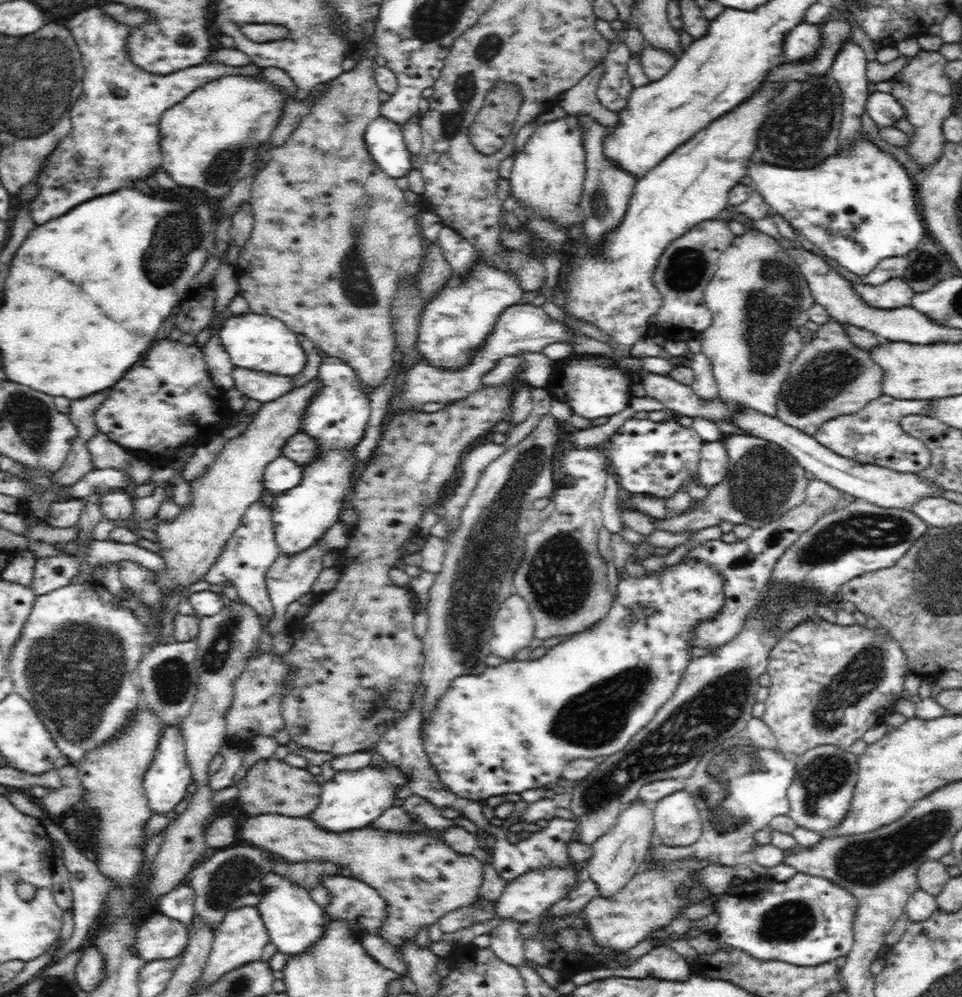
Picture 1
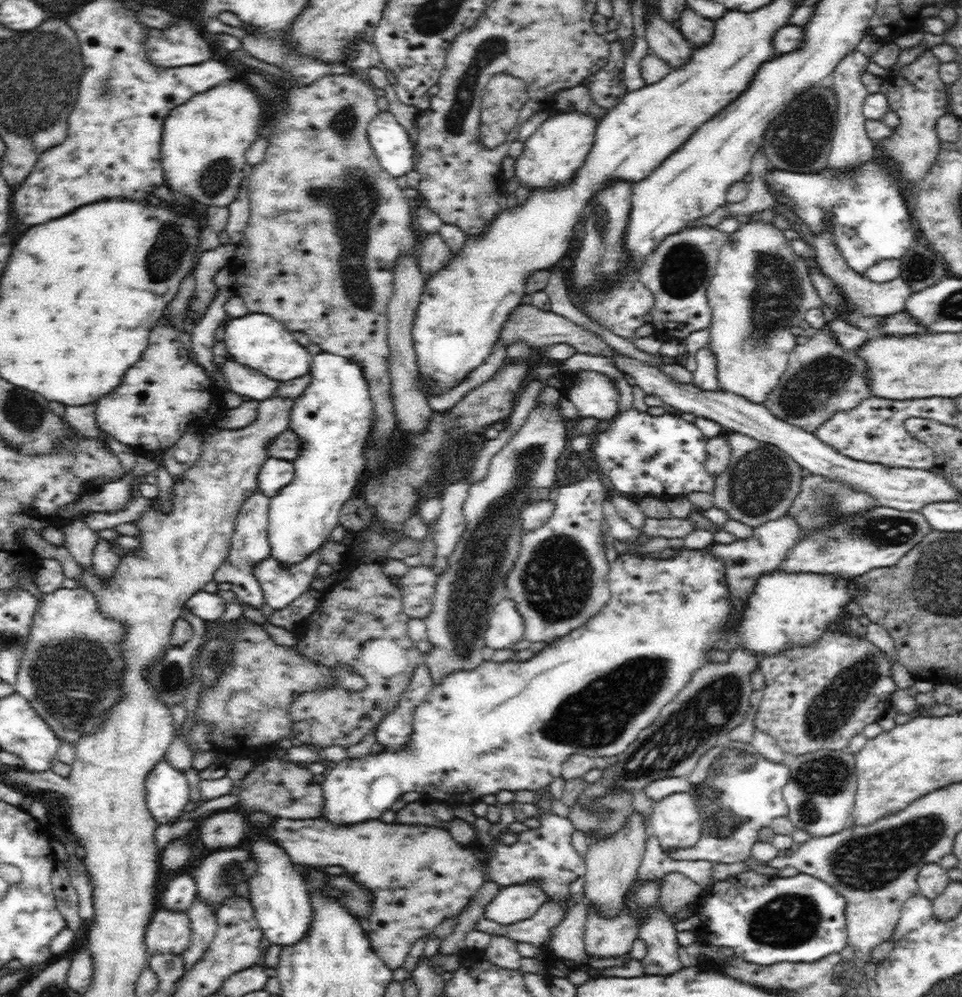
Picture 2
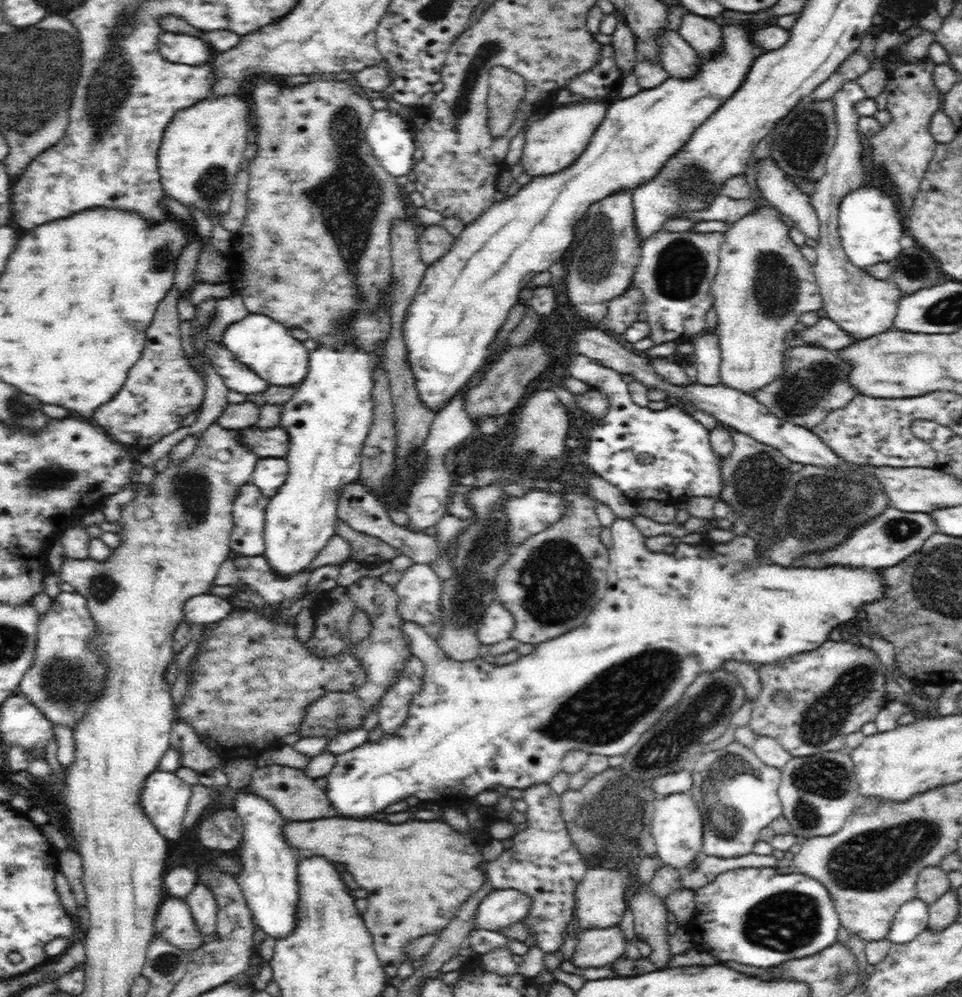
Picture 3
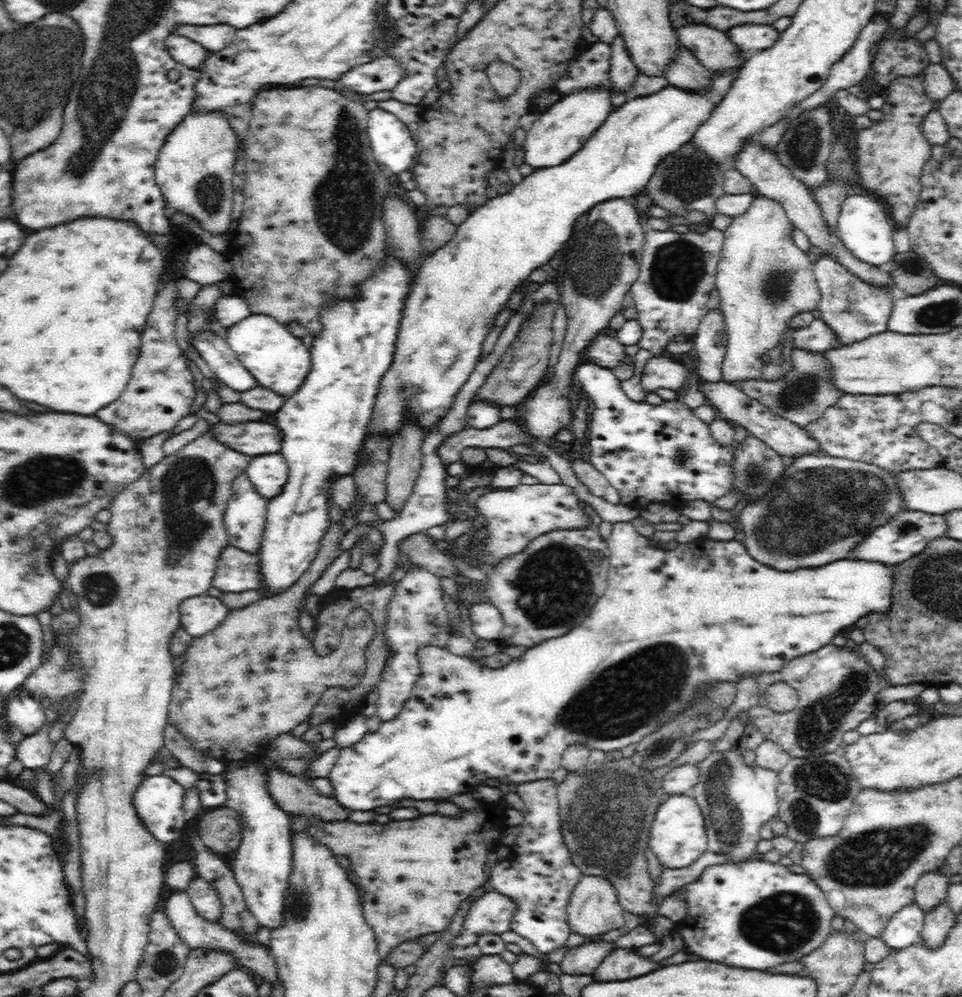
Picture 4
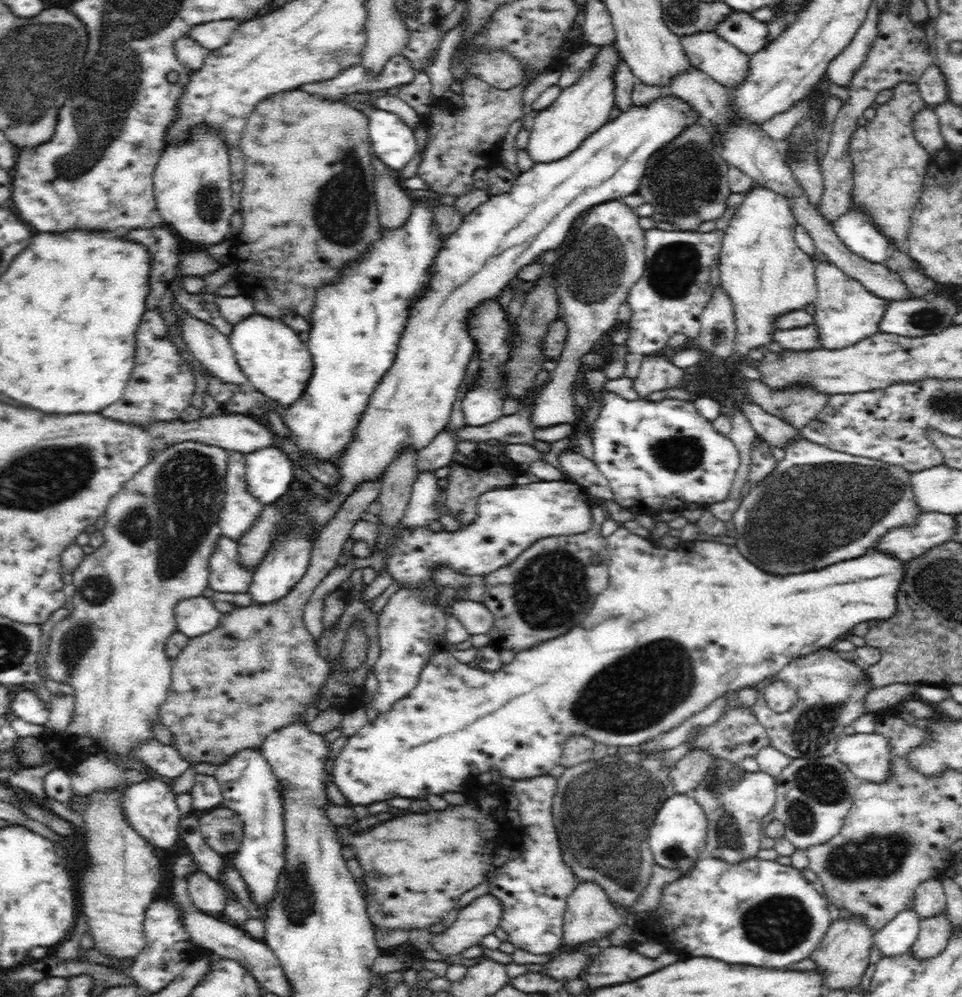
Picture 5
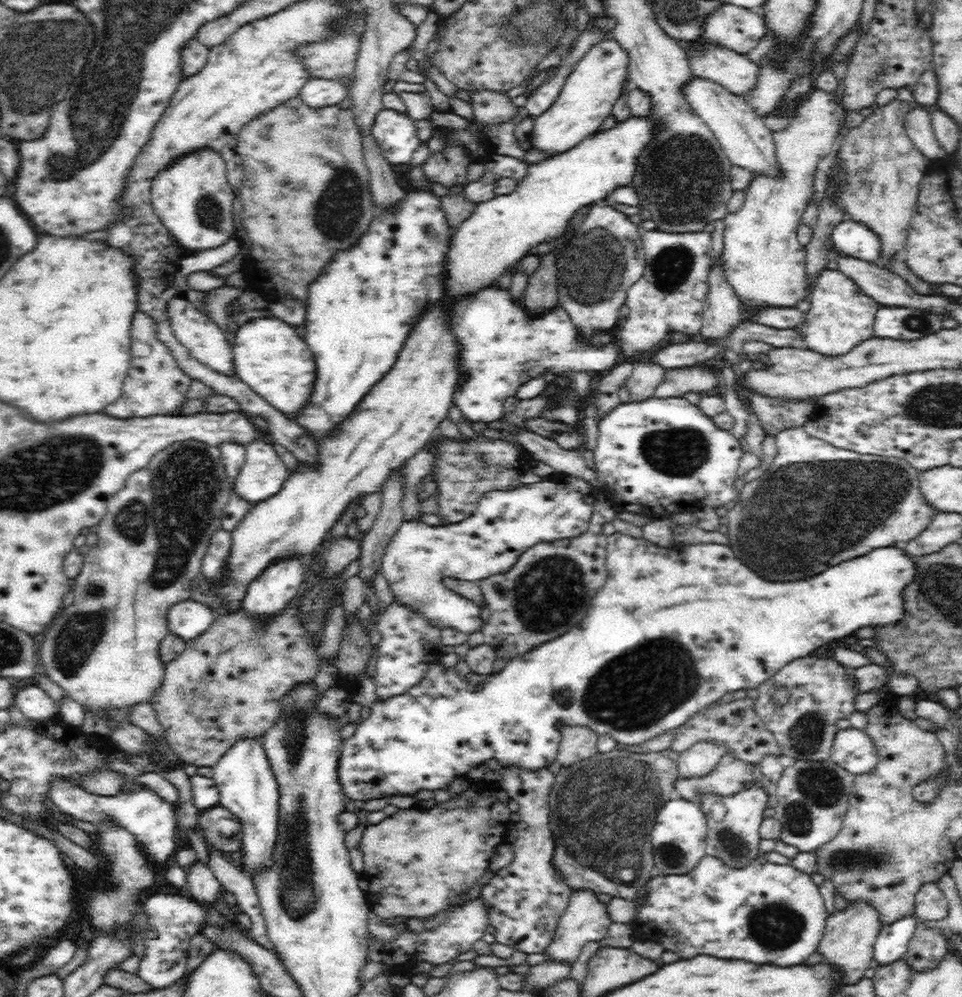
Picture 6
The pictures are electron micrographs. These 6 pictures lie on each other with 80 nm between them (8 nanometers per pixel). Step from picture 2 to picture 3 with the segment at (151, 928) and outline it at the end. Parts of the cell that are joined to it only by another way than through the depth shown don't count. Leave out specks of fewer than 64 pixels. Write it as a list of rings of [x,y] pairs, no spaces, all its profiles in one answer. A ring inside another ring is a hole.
[[[170,897],[157,909],[154,918],[154,933],[164,937],[170,945],[187,952],[212,942],[216,933],[204,935],[192,913],[187,901],[178,897]]]

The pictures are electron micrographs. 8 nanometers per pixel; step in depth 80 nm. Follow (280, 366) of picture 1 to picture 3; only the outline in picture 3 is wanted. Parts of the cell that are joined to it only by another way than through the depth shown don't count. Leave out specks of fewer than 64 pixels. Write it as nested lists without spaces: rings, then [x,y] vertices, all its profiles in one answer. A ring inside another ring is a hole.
[[[248,313],[246,318],[230,324],[224,331],[222,343],[238,361],[258,374],[269,386],[294,386],[306,379],[309,372],[309,351],[290,334],[281,322],[263,314]]]

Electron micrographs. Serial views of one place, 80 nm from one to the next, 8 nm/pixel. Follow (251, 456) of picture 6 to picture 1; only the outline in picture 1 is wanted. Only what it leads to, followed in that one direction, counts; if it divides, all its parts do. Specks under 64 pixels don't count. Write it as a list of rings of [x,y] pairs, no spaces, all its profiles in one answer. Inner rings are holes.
[[[280,455],[270,462],[264,471],[263,485],[270,494],[278,496],[285,490],[297,487],[302,475],[302,467],[297,462]]]

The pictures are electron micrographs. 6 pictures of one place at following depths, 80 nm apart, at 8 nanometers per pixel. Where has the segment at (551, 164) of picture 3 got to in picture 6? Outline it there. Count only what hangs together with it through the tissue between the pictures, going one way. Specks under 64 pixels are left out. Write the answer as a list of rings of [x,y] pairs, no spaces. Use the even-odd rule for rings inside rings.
[[[614,38],[591,46],[575,64],[552,107],[534,117],[534,128],[529,138],[532,148],[547,152],[552,157],[558,156],[573,149],[586,137],[596,134],[600,125],[611,116],[614,104],[622,97],[622,90],[633,87],[628,74],[628,64],[628,53]]]

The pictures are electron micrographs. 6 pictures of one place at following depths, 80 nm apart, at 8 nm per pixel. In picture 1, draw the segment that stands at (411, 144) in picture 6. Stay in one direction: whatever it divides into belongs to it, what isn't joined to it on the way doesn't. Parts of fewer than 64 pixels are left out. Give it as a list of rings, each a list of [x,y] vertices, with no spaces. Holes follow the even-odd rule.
[[[378,116],[370,122],[364,136],[375,165],[393,179],[407,176],[413,170],[402,132],[401,126]]]

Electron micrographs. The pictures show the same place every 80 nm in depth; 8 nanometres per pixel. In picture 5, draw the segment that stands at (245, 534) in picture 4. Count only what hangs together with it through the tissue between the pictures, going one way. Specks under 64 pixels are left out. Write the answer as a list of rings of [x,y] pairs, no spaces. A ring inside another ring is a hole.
[[[230,451],[225,474],[226,494],[218,524],[222,534],[236,542],[259,517],[264,504],[246,490],[244,453]]]

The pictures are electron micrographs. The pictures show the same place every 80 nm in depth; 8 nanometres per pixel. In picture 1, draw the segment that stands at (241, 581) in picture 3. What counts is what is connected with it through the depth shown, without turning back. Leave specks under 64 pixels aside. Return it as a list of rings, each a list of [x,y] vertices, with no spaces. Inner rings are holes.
[[[338,521],[326,531],[326,534],[315,545],[298,552],[298,554],[281,554],[273,560],[266,571],[266,587],[275,613],[274,618],[267,624],[267,631],[271,638],[286,628],[287,607],[297,601],[300,596],[312,592],[312,585],[323,569],[322,558],[324,555],[333,548],[342,550],[349,542],[349,530]]]

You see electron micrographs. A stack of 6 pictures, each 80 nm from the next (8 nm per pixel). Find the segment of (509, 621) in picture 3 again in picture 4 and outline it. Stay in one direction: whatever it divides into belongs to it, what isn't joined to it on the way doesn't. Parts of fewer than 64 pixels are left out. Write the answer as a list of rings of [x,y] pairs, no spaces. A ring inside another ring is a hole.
[[[488,602],[474,604],[468,611],[472,630],[479,639],[496,641],[502,630],[502,613]]]

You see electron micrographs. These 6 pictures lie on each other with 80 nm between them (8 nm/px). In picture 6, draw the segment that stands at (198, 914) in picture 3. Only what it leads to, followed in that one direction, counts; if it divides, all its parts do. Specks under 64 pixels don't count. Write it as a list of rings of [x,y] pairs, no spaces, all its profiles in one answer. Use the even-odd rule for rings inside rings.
[[[196,861],[187,869],[187,887],[184,888],[184,892],[210,908],[220,898],[223,888],[212,869],[202,861]]]

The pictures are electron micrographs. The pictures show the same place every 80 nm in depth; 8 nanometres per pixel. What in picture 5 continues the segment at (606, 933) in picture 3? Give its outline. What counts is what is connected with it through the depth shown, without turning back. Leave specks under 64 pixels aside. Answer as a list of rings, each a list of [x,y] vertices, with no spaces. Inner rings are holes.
[[[582,951],[564,952],[543,964],[539,974],[559,981],[572,980],[586,970],[592,961],[593,958],[588,957]]]

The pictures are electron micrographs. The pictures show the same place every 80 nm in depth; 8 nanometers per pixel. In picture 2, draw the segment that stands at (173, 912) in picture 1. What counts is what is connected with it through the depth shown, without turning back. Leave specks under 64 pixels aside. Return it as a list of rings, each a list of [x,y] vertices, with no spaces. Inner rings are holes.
[[[187,871],[176,873],[166,884],[159,900],[162,907],[172,911],[186,911],[197,894],[196,881]]]

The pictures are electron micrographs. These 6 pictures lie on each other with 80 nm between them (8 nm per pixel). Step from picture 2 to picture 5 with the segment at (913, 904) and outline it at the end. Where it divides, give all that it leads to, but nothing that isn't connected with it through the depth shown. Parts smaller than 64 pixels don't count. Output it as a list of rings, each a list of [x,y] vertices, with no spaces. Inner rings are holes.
[[[914,910],[898,912],[886,926],[873,933],[873,944],[881,956],[898,956],[906,954],[917,939],[921,917]]]

